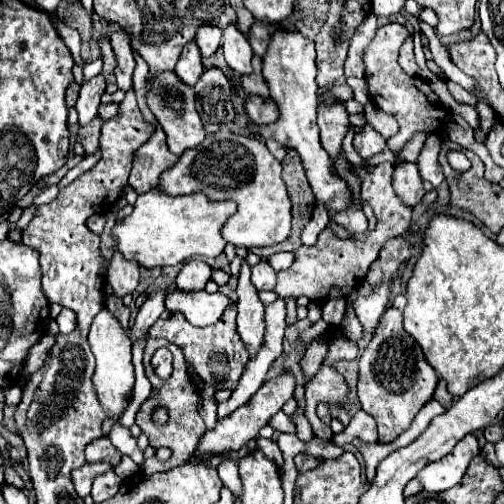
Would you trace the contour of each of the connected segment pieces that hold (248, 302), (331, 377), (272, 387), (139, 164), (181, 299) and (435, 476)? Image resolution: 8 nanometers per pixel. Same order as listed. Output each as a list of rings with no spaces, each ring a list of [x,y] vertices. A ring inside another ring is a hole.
[[[244,261],[240,279],[238,279],[238,335],[250,353],[250,359],[256,357],[264,345],[266,321],[264,321],[264,303],[258,299],[256,287],[250,283],[250,267]]]
[[[322,365],[320,371],[314,375],[314,379],[306,385],[306,417],[308,421],[312,423],[312,429],[314,429],[314,421],[316,421],[316,405],[318,403],[330,403],[330,405],[342,405],[346,401],[346,395],[348,395],[348,387],[344,383],[344,377],[334,371],[332,367],[328,365]]]
[[[288,369],[284,373],[280,373],[278,377],[274,377],[270,381],[264,381],[262,387],[248,399],[248,403],[238,407],[232,415],[224,417],[224,419],[218,419],[216,427],[212,431],[208,431],[206,437],[202,437],[202,443],[198,445],[198,453],[202,453],[202,451],[224,453],[224,451],[230,451],[230,449],[244,447],[250,439],[258,437],[258,431],[272,419],[272,415],[276,415],[282,409],[282,405],[292,397],[294,389],[296,389],[296,381],[294,381],[294,377]]]
[[[158,127],[152,135],[150,141],[146,141],[134,155],[134,167],[128,179],[128,185],[140,195],[146,193],[154,187],[158,187],[160,183],[160,175],[170,169],[172,165],[176,165],[178,157],[174,153],[170,153],[168,145],[166,145],[166,135],[164,131]]]
[[[176,289],[174,293],[166,297],[168,311],[182,313],[196,327],[212,325],[218,317],[222,317],[224,309],[230,307],[232,303],[234,301],[220,291],[218,293],[206,293],[206,291],[186,293]]]
[[[466,435],[462,441],[458,441],[458,445],[452,449],[452,453],[448,453],[440,461],[428,463],[418,473],[418,479],[422,481],[424,489],[430,493],[446,491],[446,489],[454,487],[456,483],[460,483],[470,459],[478,453],[480,453],[480,447],[478,447],[476,437]]]

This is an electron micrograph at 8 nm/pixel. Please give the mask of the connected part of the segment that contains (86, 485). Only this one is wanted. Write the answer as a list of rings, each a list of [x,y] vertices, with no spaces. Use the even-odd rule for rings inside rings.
[[[98,461],[98,463],[84,463],[82,467],[78,467],[78,469],[74,469],[72,471],[72,483],[74,483],[74,487],[76,487],[76,493],[84,499],[86,495],[90,495],[90,487],[92,487],[92,479],[94,479],[94,475],[96,473],[102,473],[102,471],[108,471],[108,469],[112,469],[110,465],[106,465],[106,463],[102,463],[102,461]]]

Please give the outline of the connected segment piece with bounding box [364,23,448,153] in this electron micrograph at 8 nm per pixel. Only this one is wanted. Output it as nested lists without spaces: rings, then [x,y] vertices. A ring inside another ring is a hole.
[[[392,23],[392,25],[382,25],[378,27],[372,43],[368,45],[368,51],[364,55],[364,63],[366,63],[366,83],[368,83],[368,91],[370,91],[370,99],[384,111],[396,117],[400,131],[396,137],[388,139],[388,149],[392,153],[400,153],[400,149],[412,139],[414,133],[418,131],[428,131],[428,133],[438,133],[444,127],[444,121],[448,117],[448,111],[442,109],[440,105],[436,105],[436,97],[430,91],[430,85],[424,83],[420,77],[410,77],[408,73],[402,71],[402,67],[398,65],[398,55],[404,39],[408,37],[409,32],[406,31],[404,25],[400,23]]]

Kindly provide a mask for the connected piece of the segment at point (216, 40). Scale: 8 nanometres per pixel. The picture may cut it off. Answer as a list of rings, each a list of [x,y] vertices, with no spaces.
[[[200,27],[198,33],[196,33],[196,45],[200,49],[200,55],[202,57],[210,57],[218,51],[220,47],[220,37],[222,37],[222,29],[216,29],[216,27]]]

